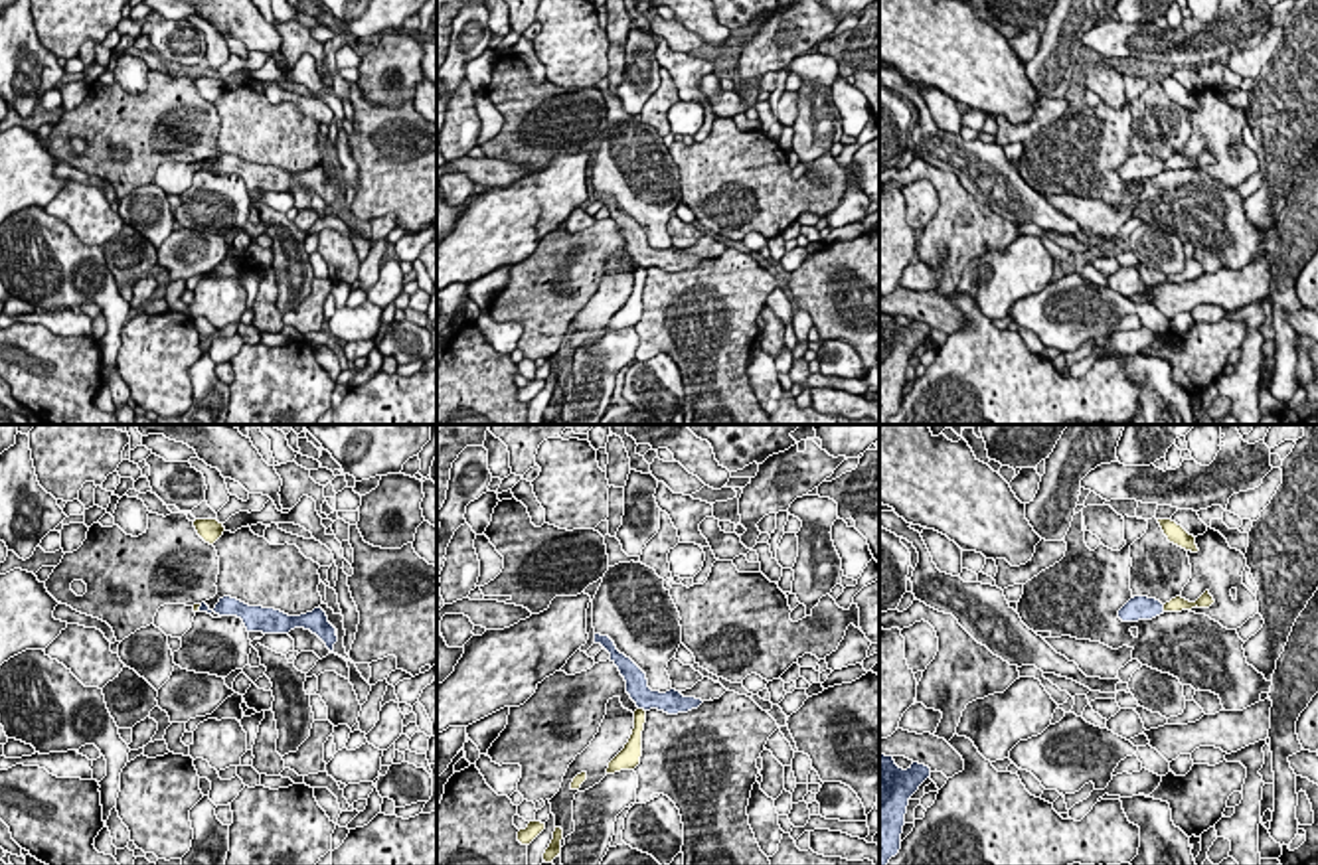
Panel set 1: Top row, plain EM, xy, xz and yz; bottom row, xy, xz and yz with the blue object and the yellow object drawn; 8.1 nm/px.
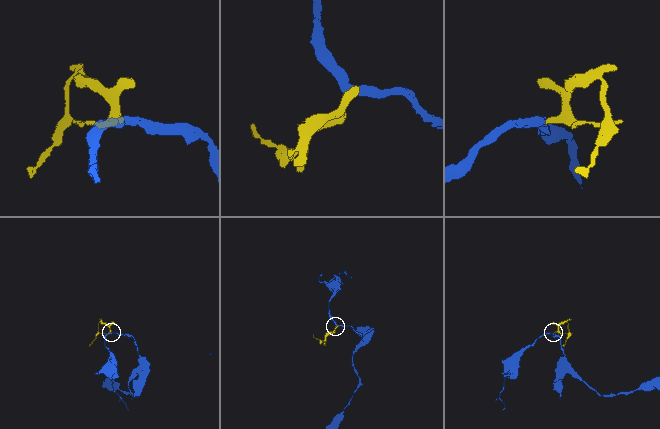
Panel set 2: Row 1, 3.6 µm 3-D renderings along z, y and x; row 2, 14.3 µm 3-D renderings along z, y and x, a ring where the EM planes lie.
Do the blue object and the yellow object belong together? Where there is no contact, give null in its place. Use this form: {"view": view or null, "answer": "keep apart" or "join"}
{"view": "xz", "answer": "keep apart"}

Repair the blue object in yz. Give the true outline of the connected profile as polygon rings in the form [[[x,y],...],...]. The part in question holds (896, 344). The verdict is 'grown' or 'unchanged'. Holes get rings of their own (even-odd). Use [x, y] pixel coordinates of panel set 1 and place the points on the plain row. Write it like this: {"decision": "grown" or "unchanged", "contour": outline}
{"decision": "unchanged", "contour": [[[879,312],[879,425],[899,411],[909,355],[927,336],[929,324],[913,320],[903,328],[893,314]]]}

